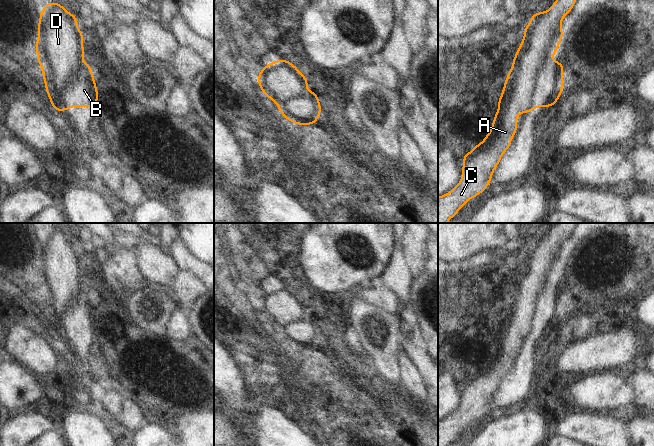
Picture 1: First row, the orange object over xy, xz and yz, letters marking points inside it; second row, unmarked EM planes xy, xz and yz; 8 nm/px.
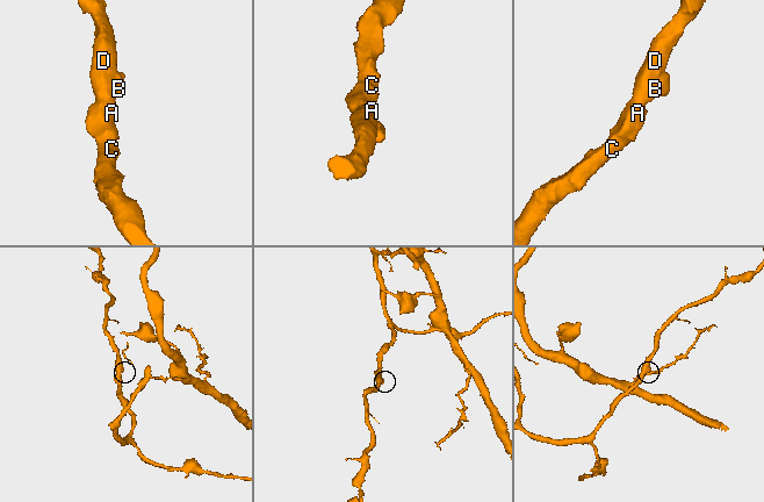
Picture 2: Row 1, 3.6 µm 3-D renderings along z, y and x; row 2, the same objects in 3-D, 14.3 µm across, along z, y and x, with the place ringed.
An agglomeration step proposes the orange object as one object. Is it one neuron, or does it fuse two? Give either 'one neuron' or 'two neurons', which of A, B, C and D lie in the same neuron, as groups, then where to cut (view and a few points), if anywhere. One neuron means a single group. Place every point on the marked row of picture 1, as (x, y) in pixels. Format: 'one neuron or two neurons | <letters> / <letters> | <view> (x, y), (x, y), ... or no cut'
two neurons | A C D / B | yz (551, 60), (536, 76), (531, 95), (536, 107)

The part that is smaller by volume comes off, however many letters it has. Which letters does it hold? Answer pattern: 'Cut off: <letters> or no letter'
Cut off: B

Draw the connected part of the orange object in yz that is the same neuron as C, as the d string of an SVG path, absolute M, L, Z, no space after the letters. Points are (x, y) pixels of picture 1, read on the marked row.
M556 0L549 10L534 13L524 29L524 36L515 57L512 68L504 81L502 94L498 99L498 110L492 121L490 132L470 152L463 156L460 182L448 193L438 197L438 223L447 223L472 198L480 195L490 184L494 170L501 157L508 150L517 132L517 116L528 113L537 107L531 101L536 76L539 69L552 61L562 41L562 19L570 13L577 0Z

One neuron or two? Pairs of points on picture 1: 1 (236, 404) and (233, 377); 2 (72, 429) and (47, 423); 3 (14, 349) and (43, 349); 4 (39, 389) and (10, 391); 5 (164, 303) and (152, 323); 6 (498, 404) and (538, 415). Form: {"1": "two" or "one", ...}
{"1": "one", "2": "two", "3": "one", "4": "one", "5": "one", "6": "two"}

